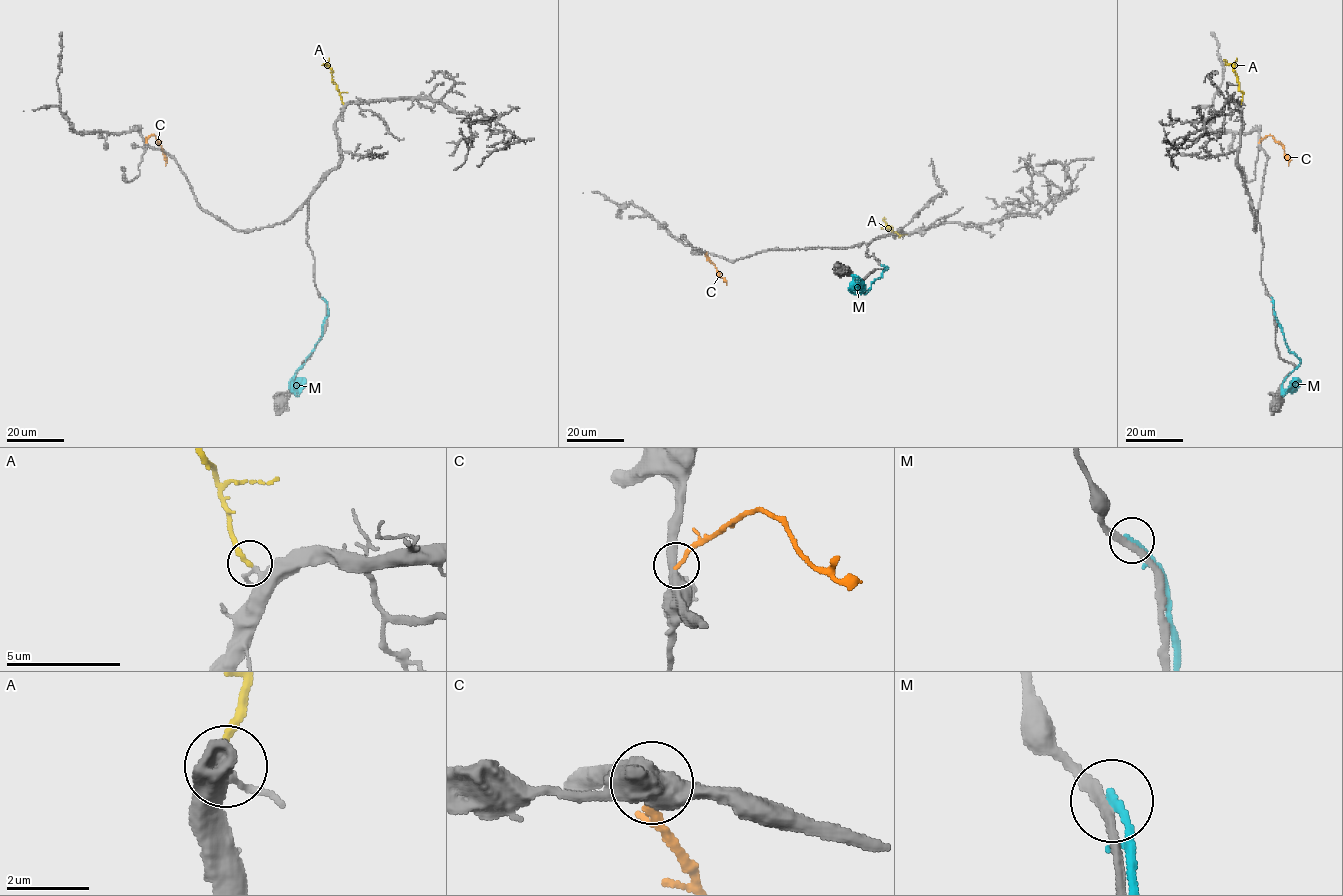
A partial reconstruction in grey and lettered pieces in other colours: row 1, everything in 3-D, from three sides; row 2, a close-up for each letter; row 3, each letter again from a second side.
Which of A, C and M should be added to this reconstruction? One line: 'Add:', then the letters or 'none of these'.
Add: A

